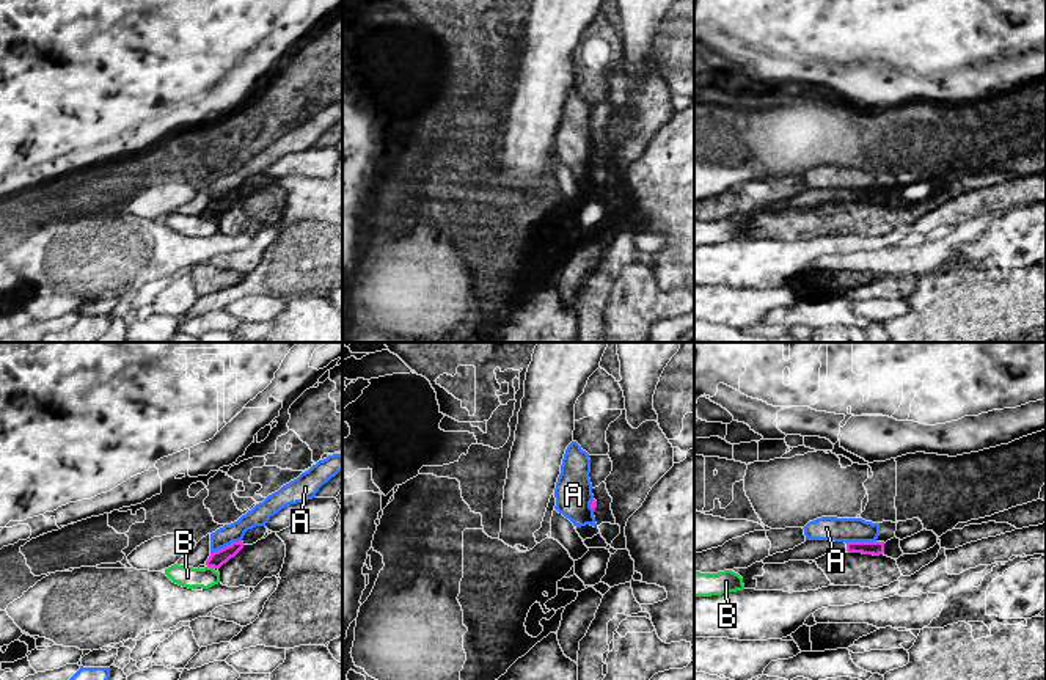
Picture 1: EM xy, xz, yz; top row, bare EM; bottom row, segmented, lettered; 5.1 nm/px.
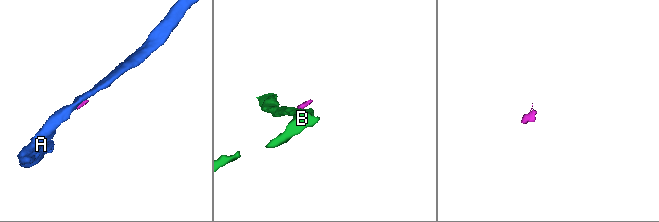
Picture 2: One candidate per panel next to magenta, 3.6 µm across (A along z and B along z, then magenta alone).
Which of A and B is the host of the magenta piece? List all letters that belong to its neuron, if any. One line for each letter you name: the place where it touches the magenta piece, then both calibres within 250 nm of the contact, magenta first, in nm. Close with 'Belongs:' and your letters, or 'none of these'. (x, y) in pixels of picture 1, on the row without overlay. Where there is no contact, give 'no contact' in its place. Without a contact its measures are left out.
Belongs: none of these

